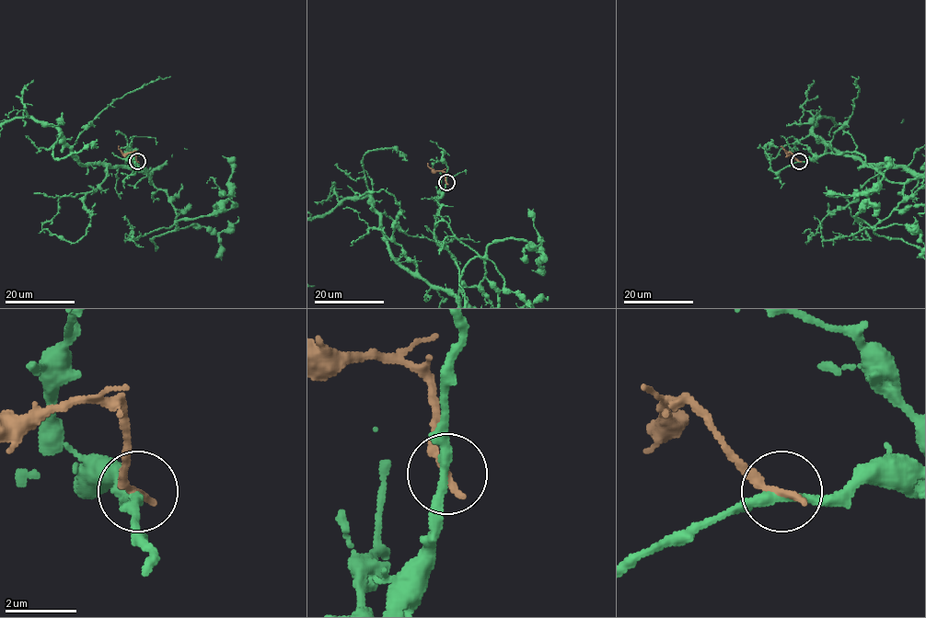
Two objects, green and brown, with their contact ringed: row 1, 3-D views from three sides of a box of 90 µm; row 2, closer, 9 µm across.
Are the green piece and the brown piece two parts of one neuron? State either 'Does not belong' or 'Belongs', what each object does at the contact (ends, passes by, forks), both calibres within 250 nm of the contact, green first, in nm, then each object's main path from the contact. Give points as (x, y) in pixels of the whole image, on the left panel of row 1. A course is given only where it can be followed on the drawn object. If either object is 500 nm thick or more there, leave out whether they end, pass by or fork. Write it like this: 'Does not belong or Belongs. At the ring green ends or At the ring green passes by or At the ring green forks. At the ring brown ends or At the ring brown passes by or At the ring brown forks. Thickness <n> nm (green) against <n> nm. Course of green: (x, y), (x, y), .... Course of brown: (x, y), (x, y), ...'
Does not belong. At the ring green passes by. At the ring brown ends. Thickness 260 nm (green) against 280 nm. Course of brown: (137, 161), (134, 153), (123, 154), (119, 146)

